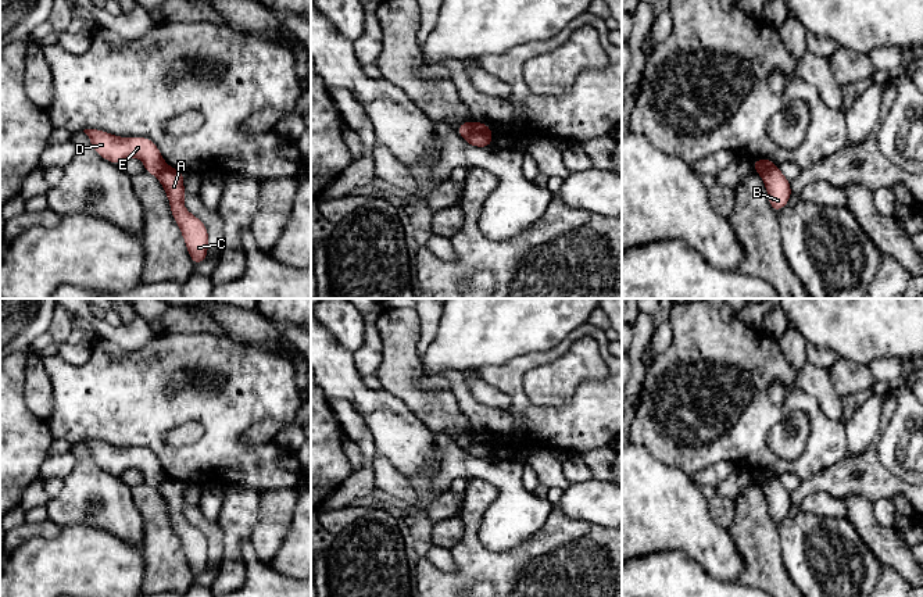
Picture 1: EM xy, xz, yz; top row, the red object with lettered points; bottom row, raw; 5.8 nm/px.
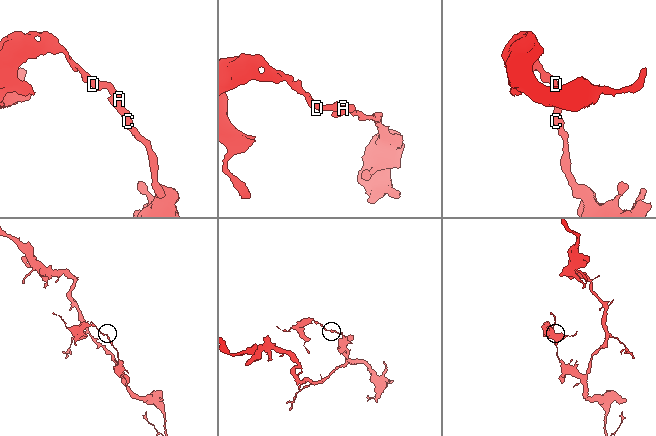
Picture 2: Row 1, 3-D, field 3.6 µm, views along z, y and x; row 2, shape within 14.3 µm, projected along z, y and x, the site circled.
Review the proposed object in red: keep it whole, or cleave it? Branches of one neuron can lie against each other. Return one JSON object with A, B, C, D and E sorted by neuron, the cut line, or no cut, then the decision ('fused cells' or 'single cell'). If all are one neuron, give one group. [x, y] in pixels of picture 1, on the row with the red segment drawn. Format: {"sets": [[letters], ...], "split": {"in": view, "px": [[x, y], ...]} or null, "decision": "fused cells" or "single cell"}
{"sets": [["A", "B", "C"], ["D", "E"]], "split": {"in": "xz", "px": [[476, 122], [473, 129], [464, 138]]}, "decision": "fused cells"}

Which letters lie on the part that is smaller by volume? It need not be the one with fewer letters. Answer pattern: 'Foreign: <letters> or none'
Foreign: D, E

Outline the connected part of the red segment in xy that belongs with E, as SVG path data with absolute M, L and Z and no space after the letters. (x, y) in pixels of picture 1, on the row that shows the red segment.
M85 129L90 146L107 161L119 165L129 157L137 157L144 164L144 171L151 175L160 174L168 167L161 151L149 137L119 137L105 131Z

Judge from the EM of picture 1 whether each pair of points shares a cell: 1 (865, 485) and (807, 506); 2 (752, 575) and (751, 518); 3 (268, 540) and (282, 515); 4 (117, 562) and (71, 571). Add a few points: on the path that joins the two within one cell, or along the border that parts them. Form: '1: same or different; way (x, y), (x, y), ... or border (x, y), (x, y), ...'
1: different; border (843, 501), (823, 492), (814, 492), (800, 504)
2: same; way (752, 561), (752, 532)
3: same; way (268, 535), (276, 521)
4: same; way (106, 565), (82, 565)

